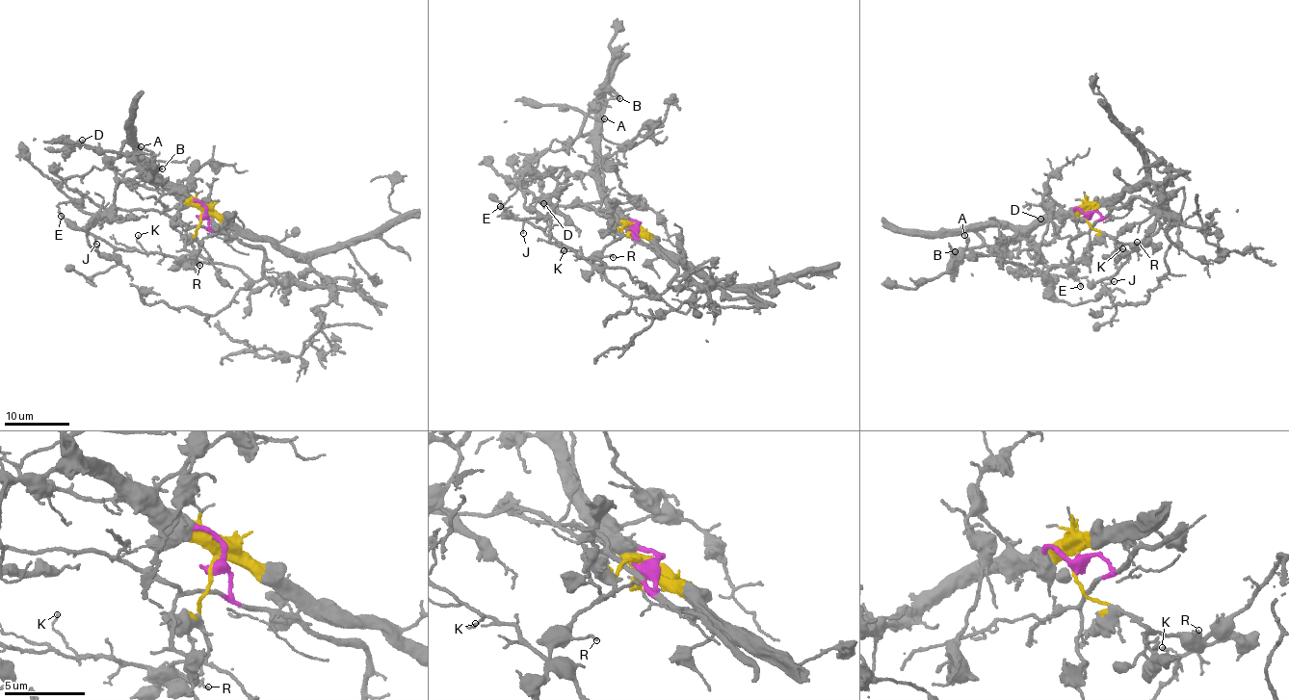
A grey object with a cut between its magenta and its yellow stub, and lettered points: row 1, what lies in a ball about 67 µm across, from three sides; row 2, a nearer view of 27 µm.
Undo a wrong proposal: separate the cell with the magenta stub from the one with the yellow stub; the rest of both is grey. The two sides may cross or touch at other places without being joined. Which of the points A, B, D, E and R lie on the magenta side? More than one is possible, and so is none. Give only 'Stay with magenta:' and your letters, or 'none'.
Stay with magenta: none

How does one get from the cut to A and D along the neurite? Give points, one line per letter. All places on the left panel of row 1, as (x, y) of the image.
A: (201, 216), (191, 201), (155, 179), (129, 142), (125, 142), (120, 156), (137, 152), (141, 146)
D: (201, 216), (155, 179), (129, 142), (109, 158), (83, 143), (73, 146), (81, 140)

